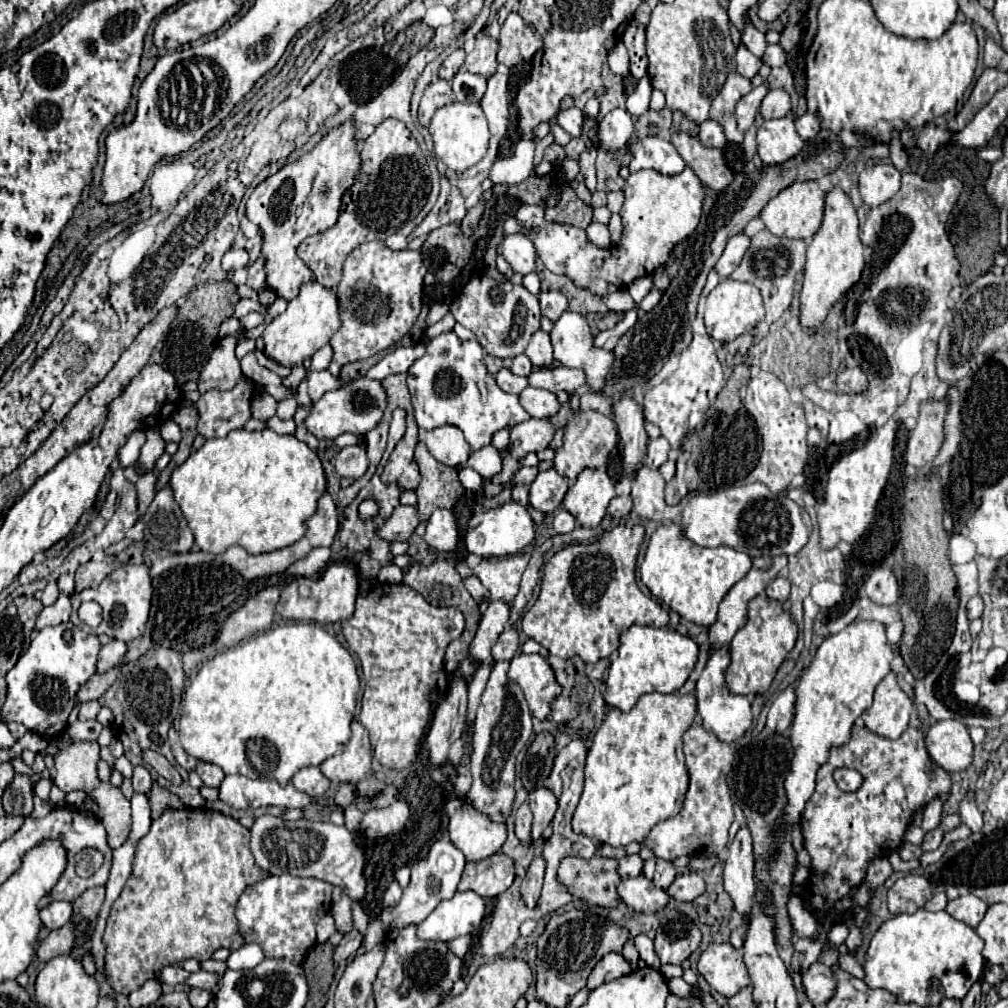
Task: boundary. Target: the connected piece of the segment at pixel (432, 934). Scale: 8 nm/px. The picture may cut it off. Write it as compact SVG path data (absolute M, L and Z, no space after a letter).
M456 891L452 899L440 901L438 907L418 925L420 939L452 941L472 933L484 919L484 899L474 891Z

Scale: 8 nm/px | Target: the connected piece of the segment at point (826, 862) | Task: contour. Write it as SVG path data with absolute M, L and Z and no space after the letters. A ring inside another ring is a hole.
M858 719L852 727L850 741L842 747L834 747L834 751L830 751L828 763L818 769L816 791L810 797L810 801L806 803L806 811L804 811L802 821L800 821L800 829L804 835L804 847L812 857L812 875L810 875L808 883L804 885L804 889L806 889L804 901L810 907L812 915L816 919L820 919L830 911L830 907L838 899L850 897L856 891L856 887L862 883L870 859L886 857L890 851L896 851L904 843L902 835L904 835L906 827L910 825L912 815L918 809L926 807L926 803L930 799L934 799L936 795L946 799L950 785L952 785L950 775L942 767L932 771L930 757L928 757L928 751L924 747L924 733L918 727L910 725L902 733L902 737L894 741L894 739L888 739L888 737L882 737L882 735L868 731L866 725ZM836 767L856 769L864 777L860 789L856 789L854 793L846 793L846 791L838 789L838 785L834 783L834 777L832 777L832 771Z

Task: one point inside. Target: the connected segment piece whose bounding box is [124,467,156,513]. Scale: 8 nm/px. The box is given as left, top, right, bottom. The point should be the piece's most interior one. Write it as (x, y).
(146, 484)

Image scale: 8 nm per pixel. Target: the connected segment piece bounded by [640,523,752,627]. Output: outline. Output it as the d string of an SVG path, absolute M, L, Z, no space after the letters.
M662 525L648 543L644 563L640 567L642 583L652 591L656 599L666 603L680 617L710 627L716 621L718 605L724 595L740 581L752 567L752 559L746 553L734 551L732 547L698 547L690 539L682 539L680 527Z

